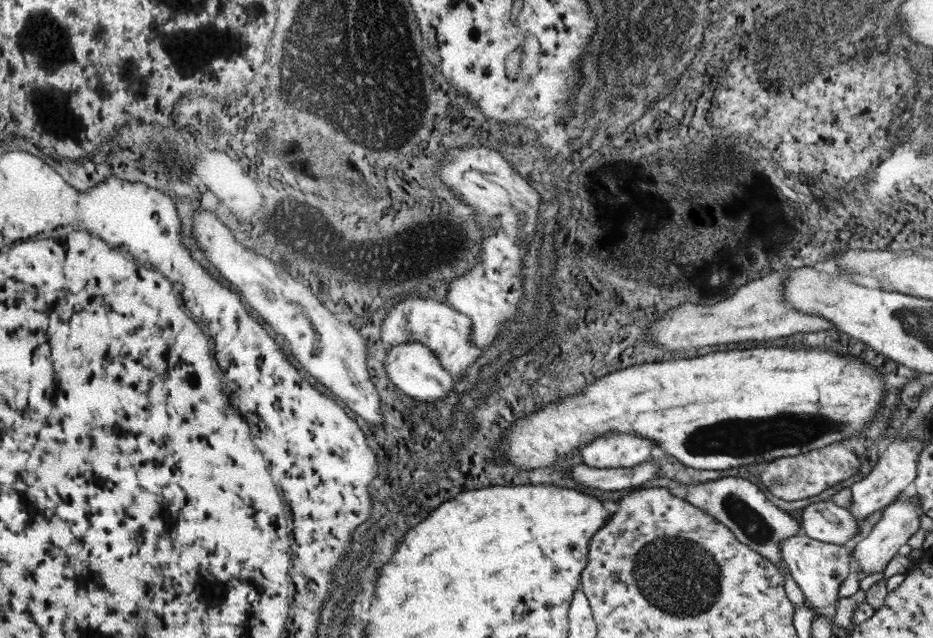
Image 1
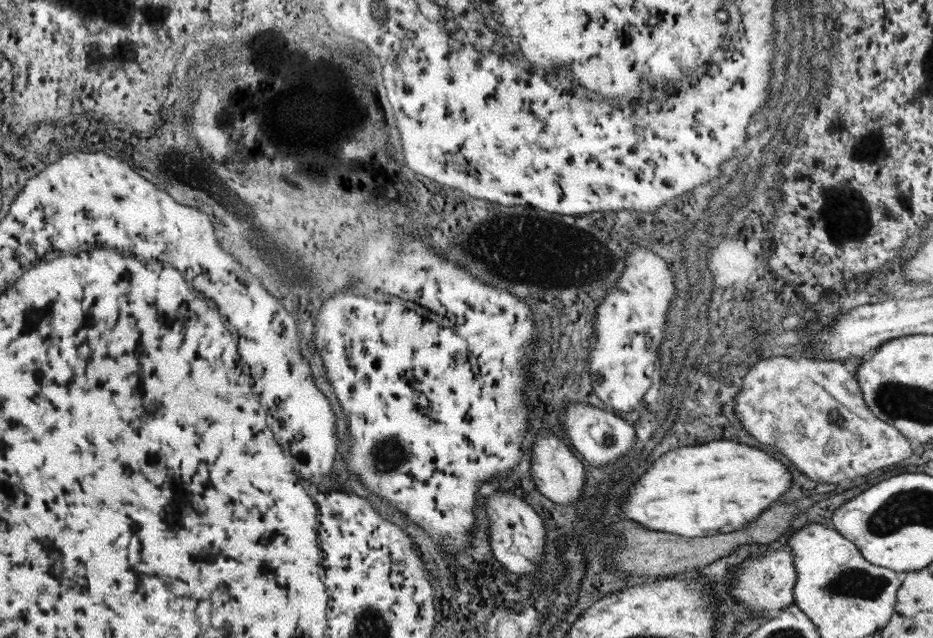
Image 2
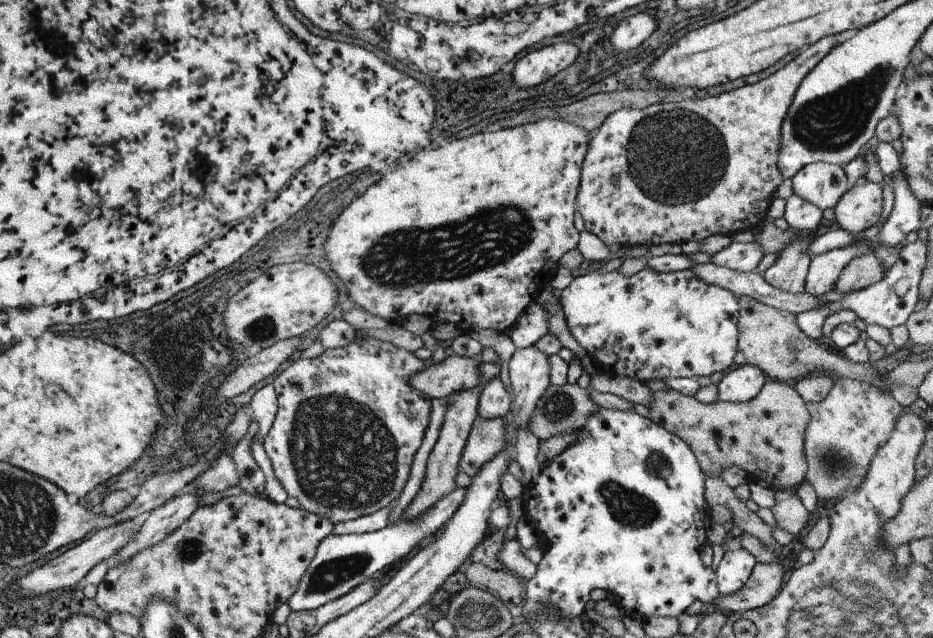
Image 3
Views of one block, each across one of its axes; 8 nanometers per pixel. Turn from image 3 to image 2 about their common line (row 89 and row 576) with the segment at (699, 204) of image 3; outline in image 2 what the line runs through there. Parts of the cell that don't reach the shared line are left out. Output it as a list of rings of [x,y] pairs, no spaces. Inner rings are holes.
[[[779,548],[775,552],[763,552],[757,554],[757,558],[747,560],[739,566],[737,576],[733,580],[733,588],[731,594],[735,596],[735,600],[741,600],[747,610],[749,608],[763,608],[763,612],[767,610],[783,610],[787,606],[791,606],[793,600],[793,586],[797,580],[797,570],[793,564],[793,554],[787,548]]]

